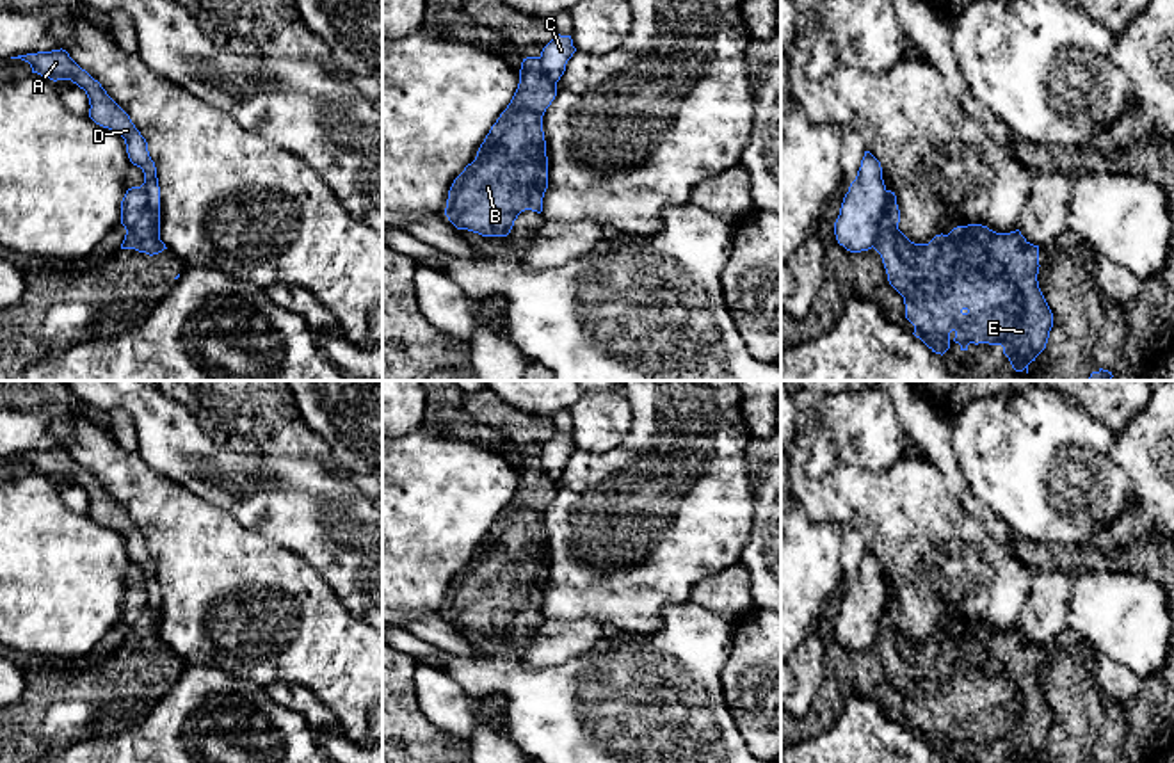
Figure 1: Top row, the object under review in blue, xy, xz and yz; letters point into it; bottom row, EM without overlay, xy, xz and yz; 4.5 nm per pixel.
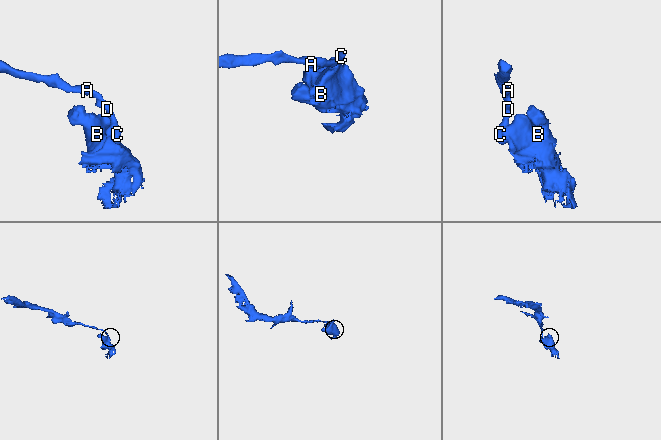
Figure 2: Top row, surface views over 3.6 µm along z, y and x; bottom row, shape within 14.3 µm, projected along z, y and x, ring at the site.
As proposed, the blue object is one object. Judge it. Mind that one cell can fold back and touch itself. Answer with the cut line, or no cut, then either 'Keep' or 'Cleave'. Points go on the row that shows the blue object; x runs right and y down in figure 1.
Split along yz (886, 191), (876, 239), (870, 246). Cleave

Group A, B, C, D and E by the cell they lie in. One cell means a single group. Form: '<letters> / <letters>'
A C D / B E

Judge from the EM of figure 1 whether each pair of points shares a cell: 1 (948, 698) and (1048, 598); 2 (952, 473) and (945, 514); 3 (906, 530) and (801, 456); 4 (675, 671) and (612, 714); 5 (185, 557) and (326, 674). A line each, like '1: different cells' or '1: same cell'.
1: different cells
2: different cells
3: same cell
4: same cell
5: same cell

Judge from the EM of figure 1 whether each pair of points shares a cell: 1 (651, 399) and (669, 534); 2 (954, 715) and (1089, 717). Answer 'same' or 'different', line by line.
1: same
2: same

